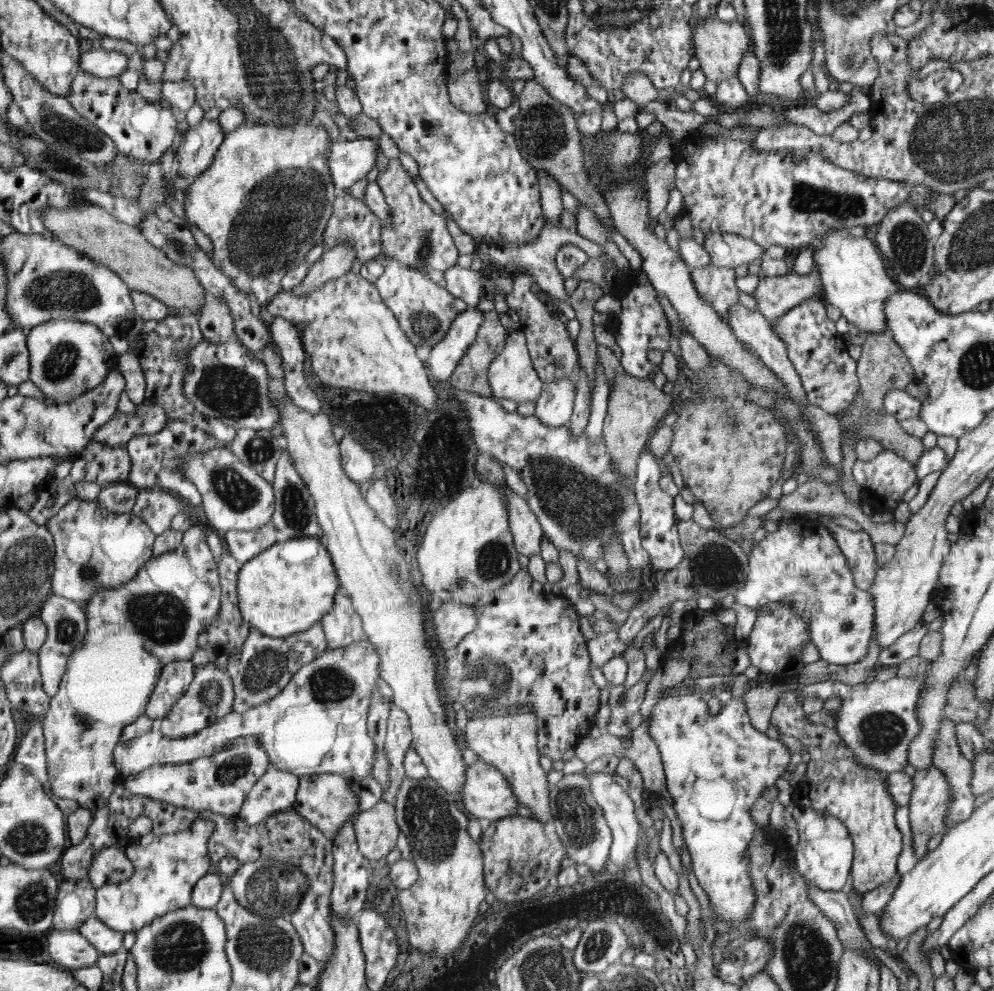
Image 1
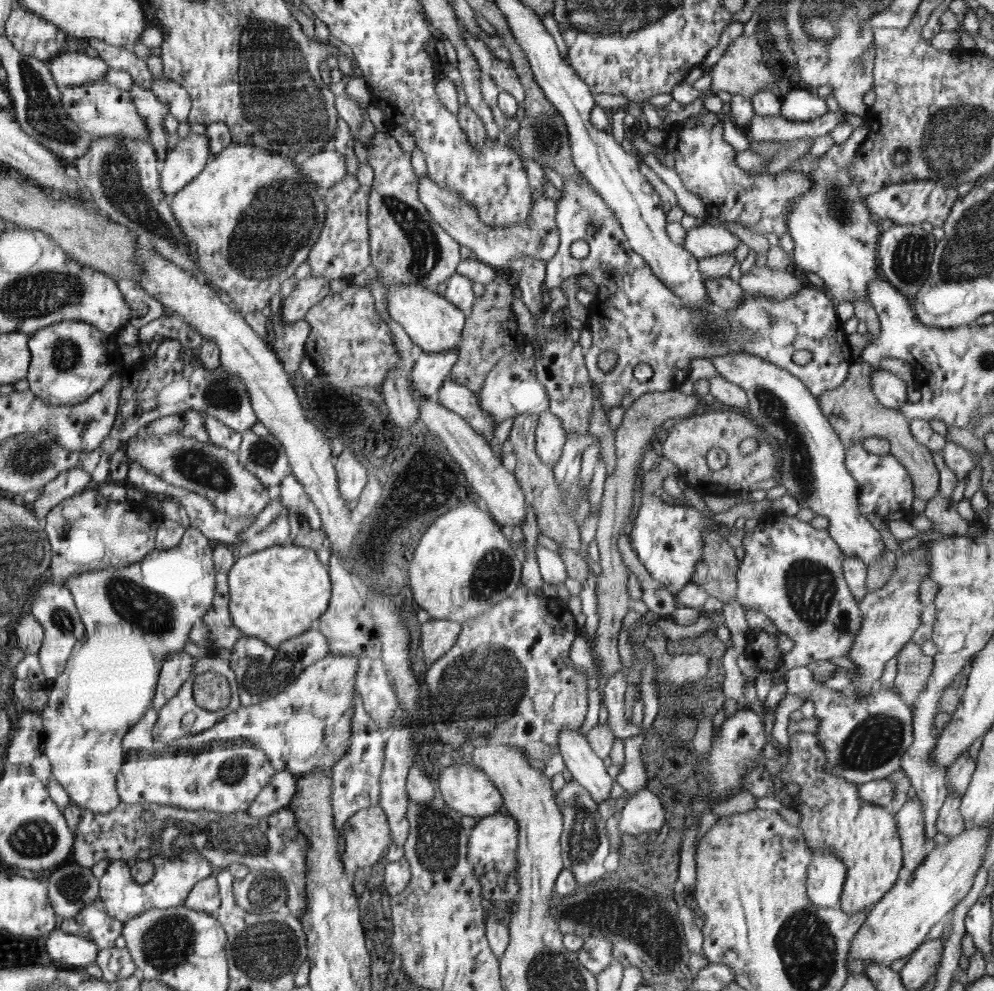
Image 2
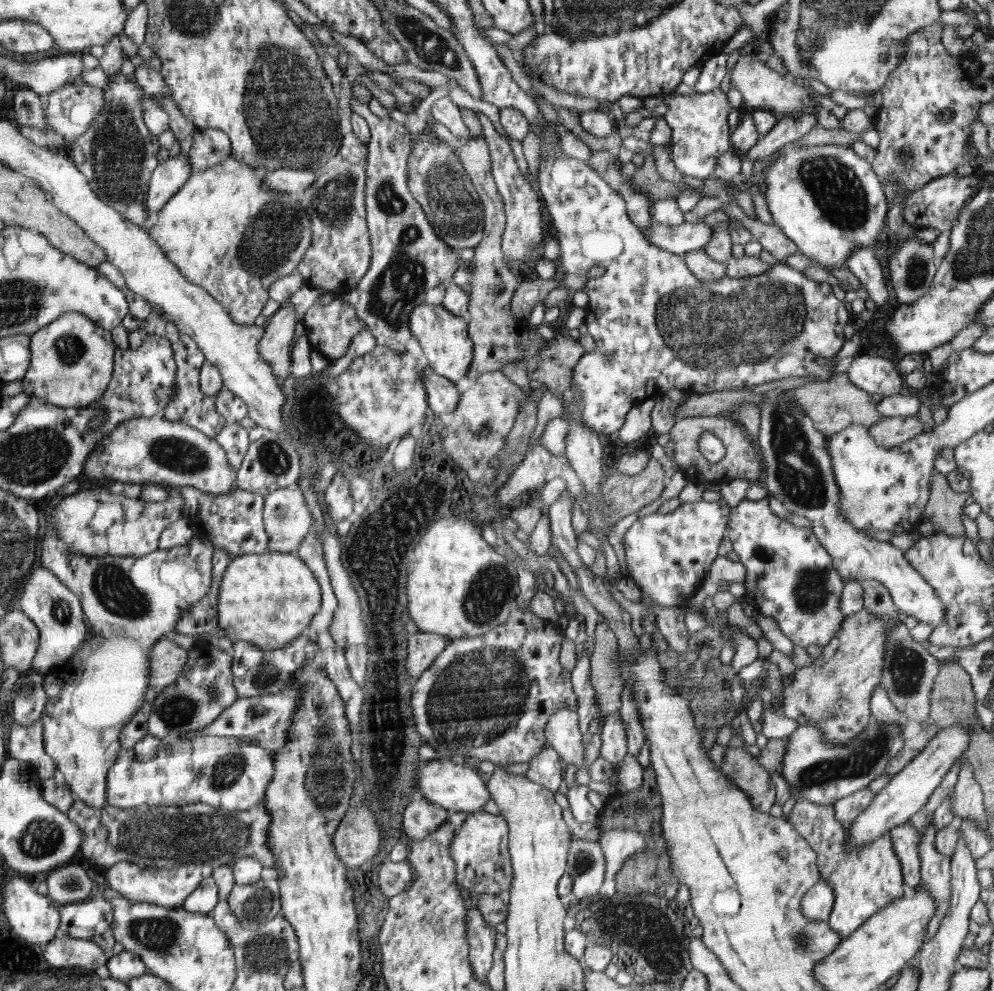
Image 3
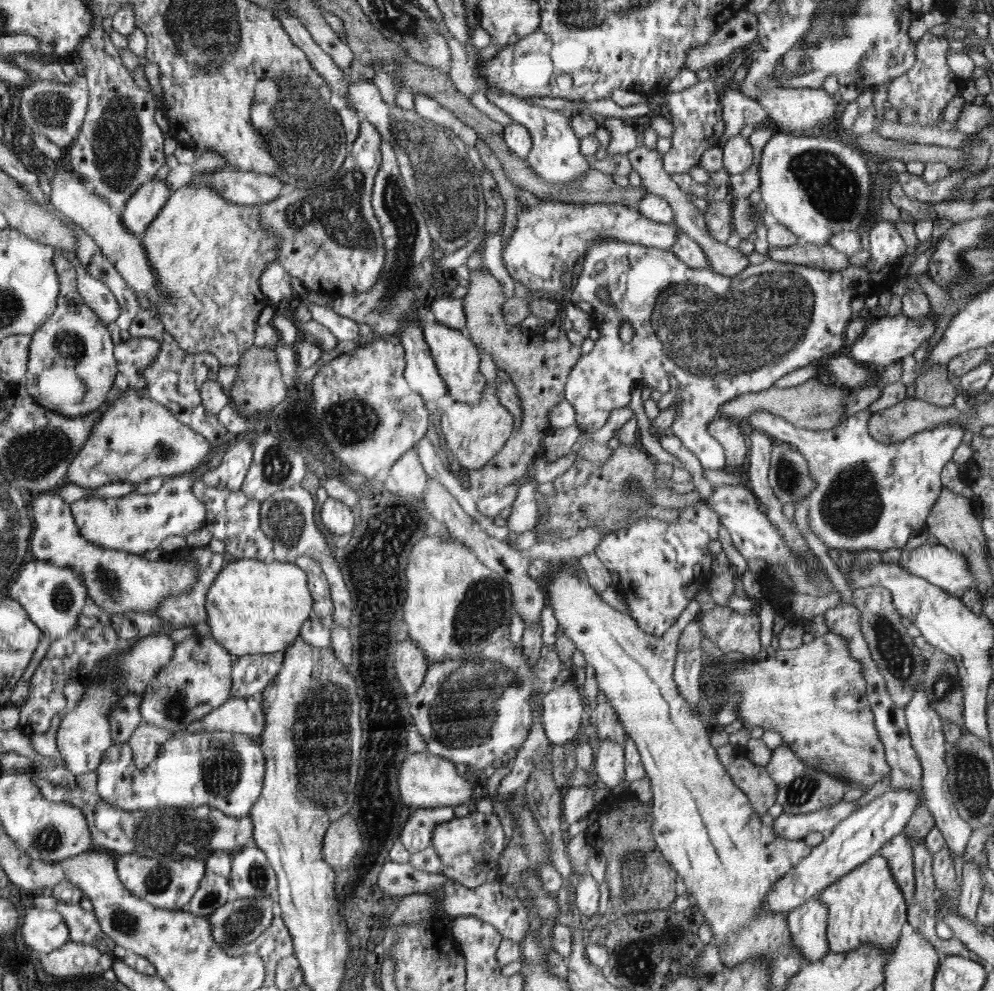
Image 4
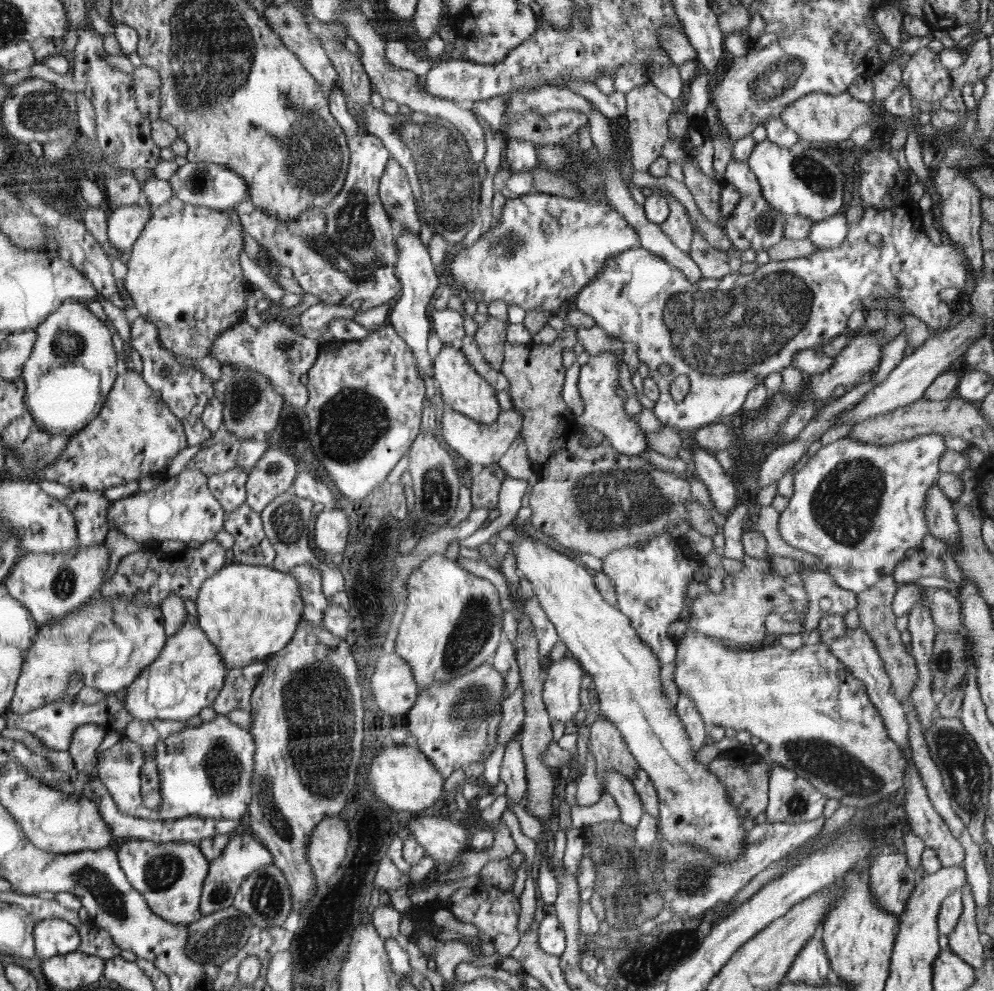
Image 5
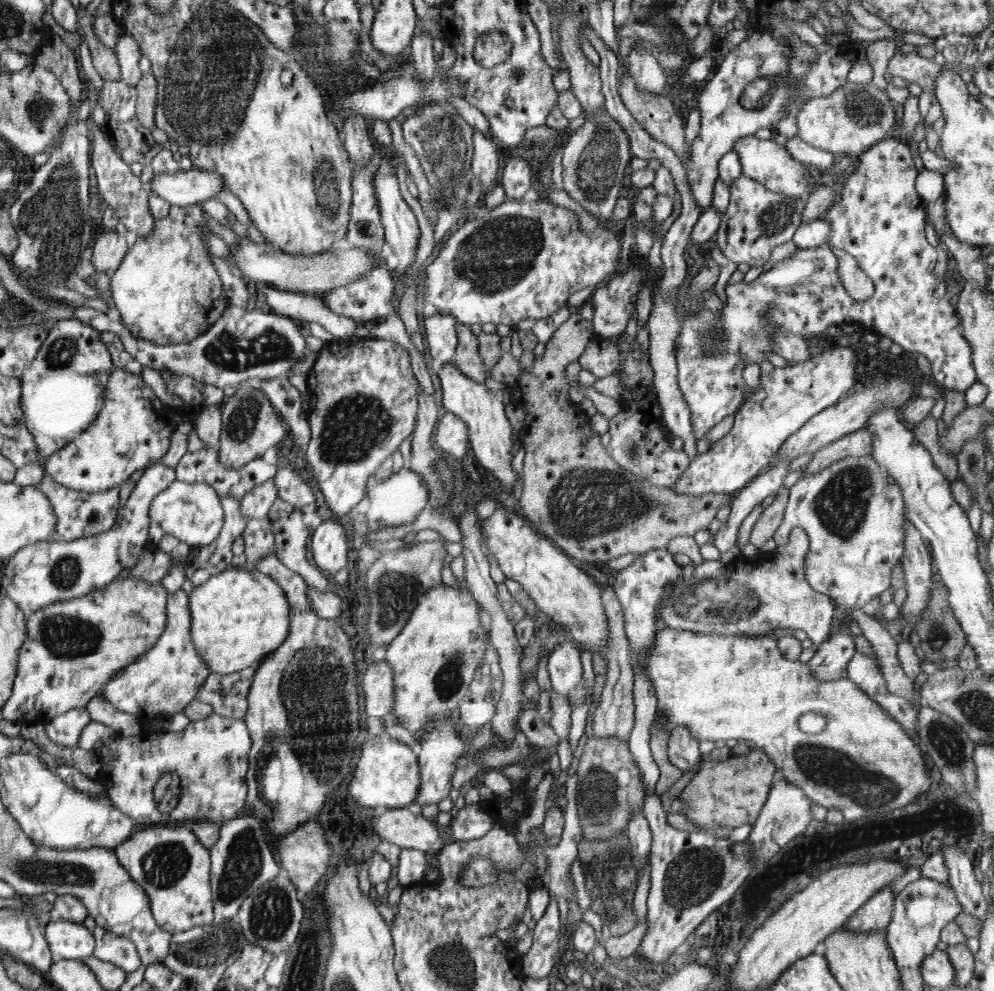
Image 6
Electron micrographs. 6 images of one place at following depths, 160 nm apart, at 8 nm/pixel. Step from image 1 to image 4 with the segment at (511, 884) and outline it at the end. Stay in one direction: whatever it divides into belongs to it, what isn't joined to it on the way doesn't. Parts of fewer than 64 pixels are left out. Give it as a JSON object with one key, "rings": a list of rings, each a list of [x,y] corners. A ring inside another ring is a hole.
{"rings":[[[476,811],[464,817],[454,817],[448,822],[437,824],[433,832],[432,848],[443,862],[443,879],[465,888],[476,888],[498,881],[498,864],[506,848],[506,836],[498,815]]]}

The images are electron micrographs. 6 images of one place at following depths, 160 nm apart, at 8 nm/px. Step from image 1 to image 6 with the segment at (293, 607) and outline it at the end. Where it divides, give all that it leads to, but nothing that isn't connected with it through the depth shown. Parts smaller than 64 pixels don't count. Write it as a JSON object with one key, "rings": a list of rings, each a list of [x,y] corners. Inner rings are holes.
{"rings":[[[233,567],[193,588],[190,596],[191,637],[212,673],[229,675],[258,667],[290,634],[293,611],[285,584],[267,574]]]}

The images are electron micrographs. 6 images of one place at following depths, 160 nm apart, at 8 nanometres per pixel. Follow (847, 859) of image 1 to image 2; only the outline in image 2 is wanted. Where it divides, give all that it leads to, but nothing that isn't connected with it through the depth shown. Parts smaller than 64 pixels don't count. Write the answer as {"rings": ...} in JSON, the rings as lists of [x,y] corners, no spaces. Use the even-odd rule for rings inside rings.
{"rings":[[[811,850],[812,862],[808,868],[808,882],[806,884],[807,896],[812,905],[822,907],[834,907],[840,910],[840,896],[846,881],[846,866],[842,860],[832,856],[830,852],[824,850]]]}

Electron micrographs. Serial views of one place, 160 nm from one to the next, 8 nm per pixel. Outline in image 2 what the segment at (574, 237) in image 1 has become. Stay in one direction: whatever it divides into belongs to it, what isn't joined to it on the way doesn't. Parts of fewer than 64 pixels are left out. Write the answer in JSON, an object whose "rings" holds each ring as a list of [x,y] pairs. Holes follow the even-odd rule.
{"rings":[[[428,172],[424,177],[420,177],[419,193],[420,200],[426,205],[432,218],[447,233],[455,237],[460,246],[467,246],[474,258],[498,270],[508,267],[513,259],[523,258],[523,256],[533,256],[533,258],[539,258],[547,263],[559,250],[562,238],[559,236],[556,203],[544,195],[544,191],[537,183],[531,185],[535,189],[535,205],[531,210],[530,218],[524,223],[518,223],[508,228],[490,228],[484,224],[480,219],[478,208],[474,204],[463,200],[461,194],[452,192],[450,188],[440,188],[432,177],[428,177]]]}

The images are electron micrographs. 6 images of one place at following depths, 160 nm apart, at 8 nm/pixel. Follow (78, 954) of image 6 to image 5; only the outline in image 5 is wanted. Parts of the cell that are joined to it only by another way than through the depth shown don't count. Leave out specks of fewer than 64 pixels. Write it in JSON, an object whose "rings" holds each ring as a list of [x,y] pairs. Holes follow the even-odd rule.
{"rings":[[[58,918],[43,919],[34,926],[34,944],[36,956],[47,958],[67,955],[81,947],[79,930],[71,922]]]}

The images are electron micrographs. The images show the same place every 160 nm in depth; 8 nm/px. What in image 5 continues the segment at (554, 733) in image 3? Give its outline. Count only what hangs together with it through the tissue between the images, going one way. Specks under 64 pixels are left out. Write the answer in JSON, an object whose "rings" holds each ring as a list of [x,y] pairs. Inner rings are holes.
{"rings":[[[567,655],[560,662],[551,662],[543,681],[543,701],[552,722],[567,725],[582,708],[580,690],[582,675],[580,664]]]}

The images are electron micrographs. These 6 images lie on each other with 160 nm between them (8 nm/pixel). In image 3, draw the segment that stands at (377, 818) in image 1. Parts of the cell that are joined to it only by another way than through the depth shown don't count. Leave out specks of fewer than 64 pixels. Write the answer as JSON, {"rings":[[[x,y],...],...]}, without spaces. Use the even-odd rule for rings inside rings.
{"rings":[[[366,806],[353,808],[339,824],[334,843],[339,860],[342,860],[348,869],[357,868],[372,861],[380,849],[380,828],[376,823],[374,813]]]}

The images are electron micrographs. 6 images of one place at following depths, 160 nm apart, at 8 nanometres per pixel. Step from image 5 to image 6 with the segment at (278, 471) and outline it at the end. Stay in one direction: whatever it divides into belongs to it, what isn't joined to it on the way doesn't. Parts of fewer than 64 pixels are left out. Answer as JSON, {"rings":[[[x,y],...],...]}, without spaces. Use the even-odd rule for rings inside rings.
{"rings":[[[275,478],[266,479],[262,484],[249,490],[240,500],[240,512],[246,522],[268,518],[273,502],[277,499]]]}

